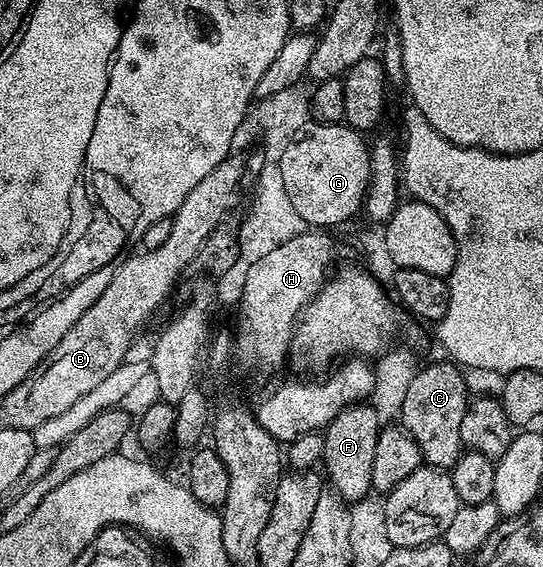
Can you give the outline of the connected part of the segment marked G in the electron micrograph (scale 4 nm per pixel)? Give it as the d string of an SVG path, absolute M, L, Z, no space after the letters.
M312 121L301 127L296 131L293 139L286 146L286 151L282 154L281 159L281 171L283 176L283 182L286 183L287 194L290 195L291 204L293 204L296 211L301 215L308 227L332 227L328 225L340 225L343 221L348 221L357 212L361 212L364 198L368 196L368 182L372 179L372 168L370 167L370 145L366 140L364 142L365 134L359 129L352 128L347 123L341 123L339 125L323 125L317 121Z

